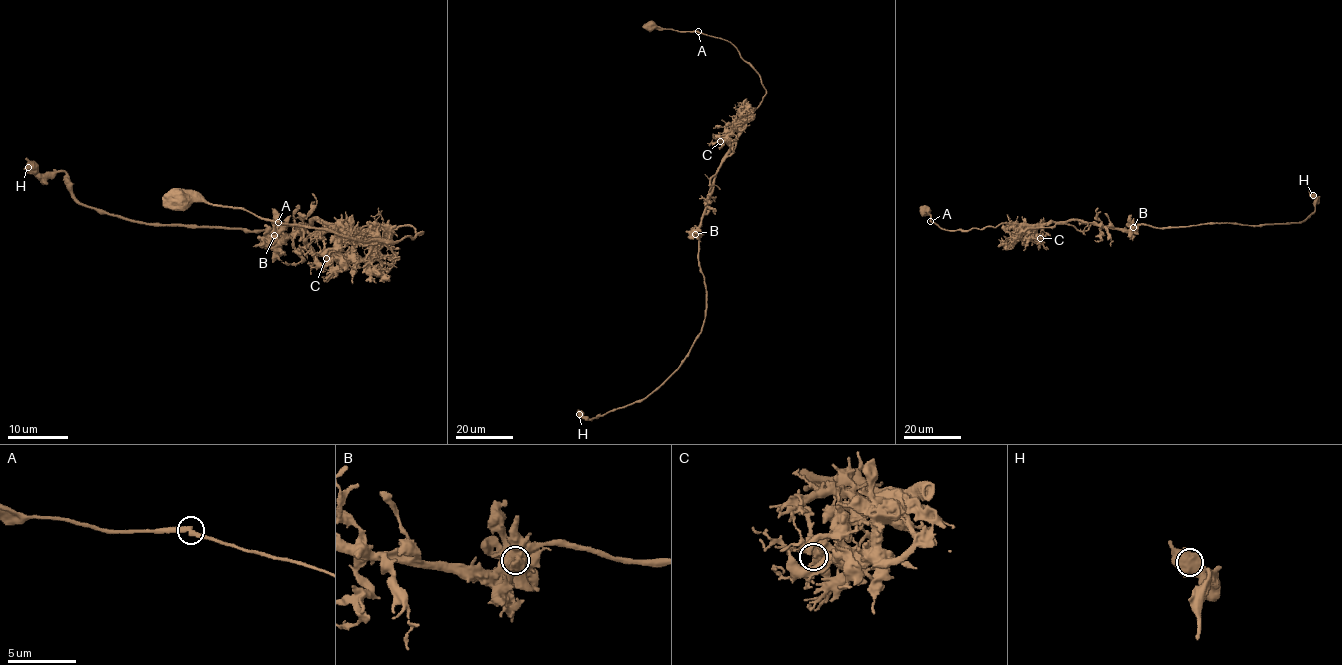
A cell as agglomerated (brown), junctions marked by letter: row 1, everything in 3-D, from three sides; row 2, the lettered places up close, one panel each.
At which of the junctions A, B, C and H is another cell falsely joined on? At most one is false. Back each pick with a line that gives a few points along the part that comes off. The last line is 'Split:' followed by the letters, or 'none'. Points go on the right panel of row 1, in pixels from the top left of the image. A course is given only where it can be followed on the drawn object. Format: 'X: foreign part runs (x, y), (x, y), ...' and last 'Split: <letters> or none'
B: foreign part runs (1133, 227), (1126, 230), (1093, 223), (1085, 230), (1062, 224), (1022, 229), (1032, 230), (1040, 237), (1042, 232)
Split: B

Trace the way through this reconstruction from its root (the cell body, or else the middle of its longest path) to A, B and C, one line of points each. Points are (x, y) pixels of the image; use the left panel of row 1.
A: (177, 200), (182, 203), (206, 202), (235, 207), (279, 222)
B: (177, 200), (235, 207), (362, 241), (422, 232), (412, 226), (350, 229), (315, 219), (292, 235), (274, 235)
C: (177, 200), (235, 207), (362, 241), (398, 241), (422, 232), (412, 226), (382, 226), (351, 253), (326, 258)

